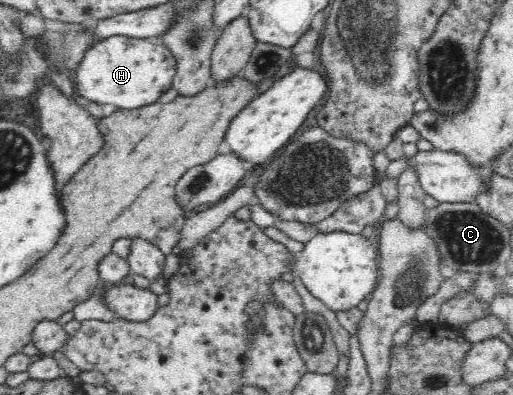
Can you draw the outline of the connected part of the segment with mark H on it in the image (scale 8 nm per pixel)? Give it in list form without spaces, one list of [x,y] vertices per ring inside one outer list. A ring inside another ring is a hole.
[[[110,36],[94,42],[81,57],[71,77],[75,91],[96,104],[112,104],[122,110],[134,110],[156,102],[171,88],[176,70],[174,64],[170,64],[167,48],[151,38]]]

